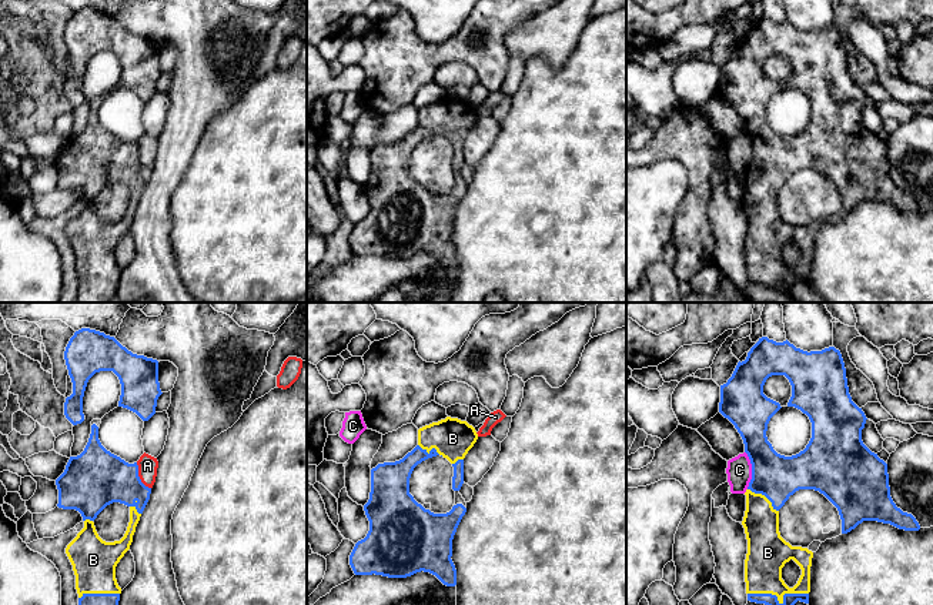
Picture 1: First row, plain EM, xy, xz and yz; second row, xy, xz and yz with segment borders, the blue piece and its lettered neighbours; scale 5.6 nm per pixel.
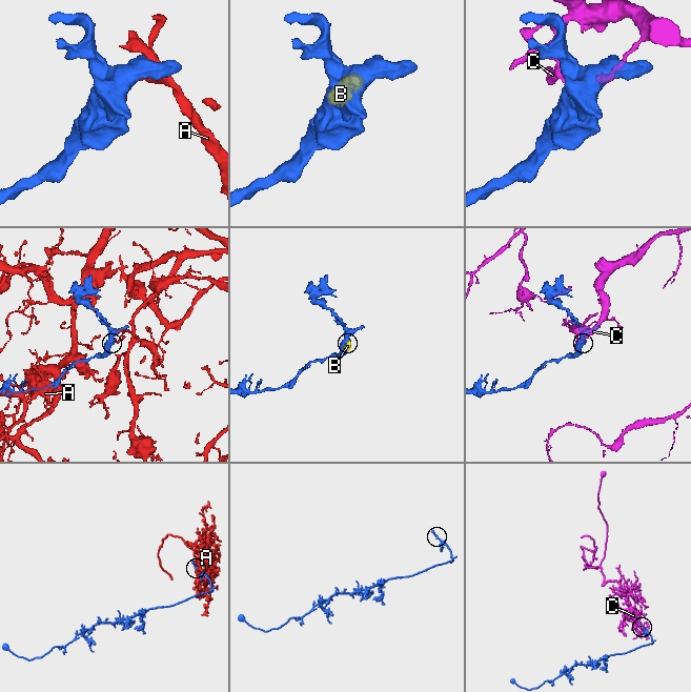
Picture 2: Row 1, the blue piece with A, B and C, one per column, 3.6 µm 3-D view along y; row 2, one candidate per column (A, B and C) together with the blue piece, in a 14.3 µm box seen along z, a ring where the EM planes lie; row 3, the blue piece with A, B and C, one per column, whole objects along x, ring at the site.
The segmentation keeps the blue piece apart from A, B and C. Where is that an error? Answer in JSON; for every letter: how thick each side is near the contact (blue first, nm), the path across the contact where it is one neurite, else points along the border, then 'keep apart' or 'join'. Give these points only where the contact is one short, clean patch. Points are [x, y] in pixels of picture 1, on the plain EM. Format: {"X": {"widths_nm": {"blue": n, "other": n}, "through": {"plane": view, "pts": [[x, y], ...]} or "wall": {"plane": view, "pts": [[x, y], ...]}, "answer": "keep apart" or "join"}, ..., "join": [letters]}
{"A": {"widths_nm": {"blue": 320, "other": 110}, "answer": "keep apart"}, "B": {"widths_nm": {"blue": 80, "other": 220}, "answer": "join"}, "C": {"widths_nm": {"blue": 260, "other": 140}, "answer": "keep apart"}, "join": ["B"]}

